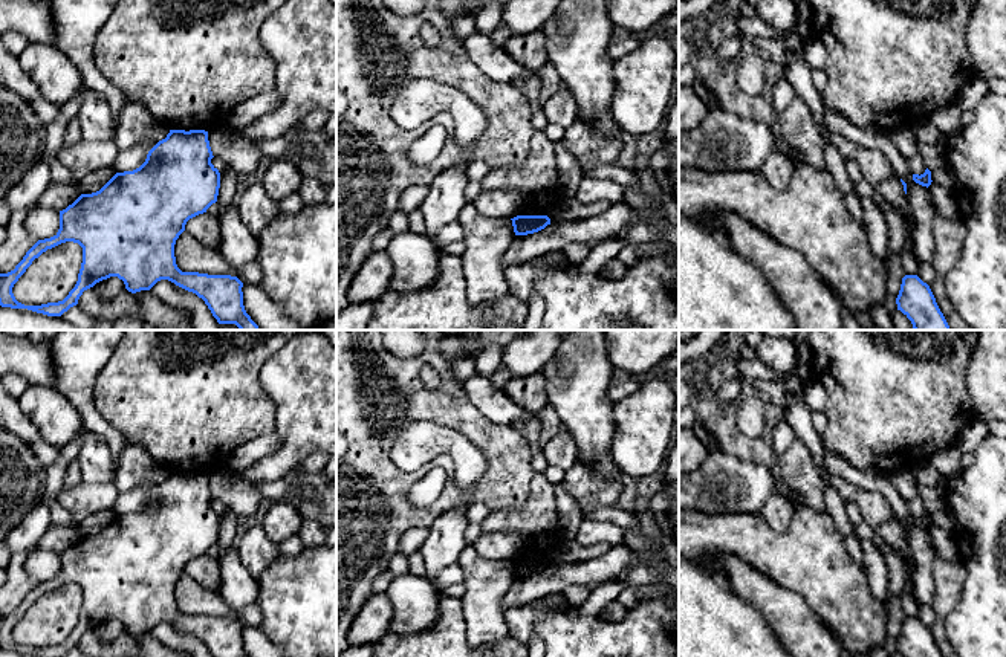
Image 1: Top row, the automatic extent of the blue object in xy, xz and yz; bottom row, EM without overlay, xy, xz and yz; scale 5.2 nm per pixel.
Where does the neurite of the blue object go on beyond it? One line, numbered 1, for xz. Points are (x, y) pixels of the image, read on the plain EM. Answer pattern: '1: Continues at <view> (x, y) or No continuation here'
1: No continuation here

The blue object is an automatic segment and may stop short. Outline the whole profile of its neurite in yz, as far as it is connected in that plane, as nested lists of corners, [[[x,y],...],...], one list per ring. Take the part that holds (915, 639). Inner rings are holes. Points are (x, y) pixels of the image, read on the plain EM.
[[[917,617],[902,620],[896,646],[904,657],[943,657],[930,628]]]

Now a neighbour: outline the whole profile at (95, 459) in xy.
[[[86,432],[76,460],[81,468],[83,481],[98,484],[113,483],[112,452],[102,439]]]

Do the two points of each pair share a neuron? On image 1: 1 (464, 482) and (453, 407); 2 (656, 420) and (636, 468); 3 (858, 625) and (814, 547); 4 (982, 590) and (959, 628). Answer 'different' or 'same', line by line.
1: different
2: same
3: same
4: same

